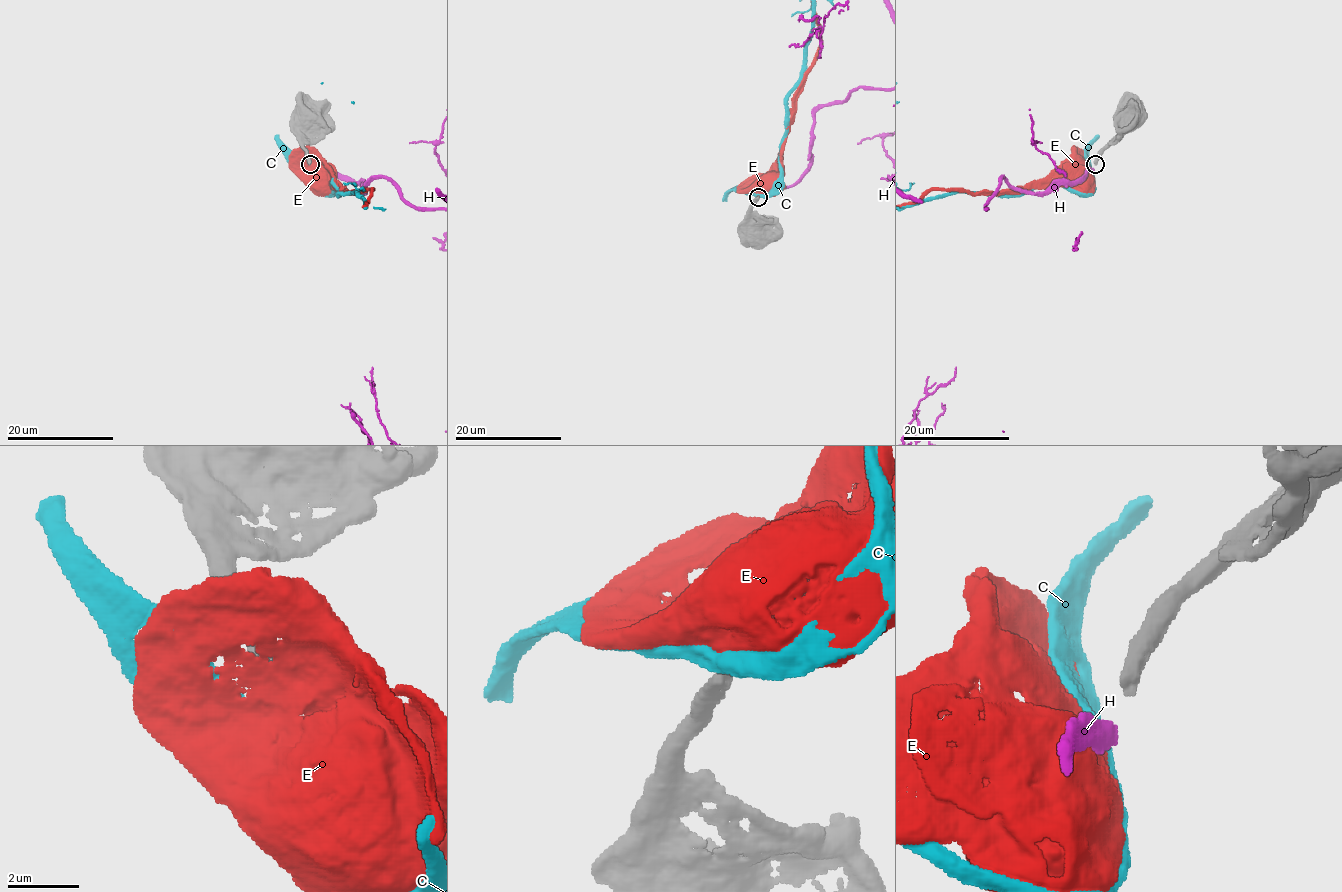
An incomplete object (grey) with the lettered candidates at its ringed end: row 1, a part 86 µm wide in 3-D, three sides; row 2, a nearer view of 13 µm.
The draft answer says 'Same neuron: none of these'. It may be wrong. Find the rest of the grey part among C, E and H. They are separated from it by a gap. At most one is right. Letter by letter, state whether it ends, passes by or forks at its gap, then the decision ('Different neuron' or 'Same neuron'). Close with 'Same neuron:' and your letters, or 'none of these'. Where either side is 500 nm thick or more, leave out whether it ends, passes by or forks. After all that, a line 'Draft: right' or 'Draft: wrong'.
C: Different neuron
E: Different neuron
H: It ends there. Same neuron
Same neuron: H
Draft: wrong

